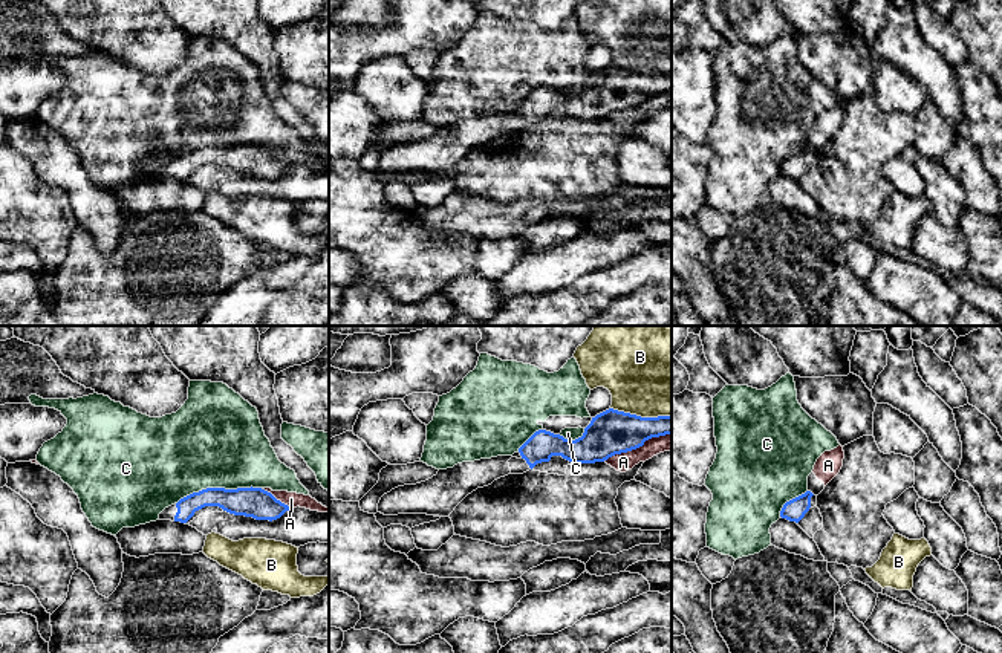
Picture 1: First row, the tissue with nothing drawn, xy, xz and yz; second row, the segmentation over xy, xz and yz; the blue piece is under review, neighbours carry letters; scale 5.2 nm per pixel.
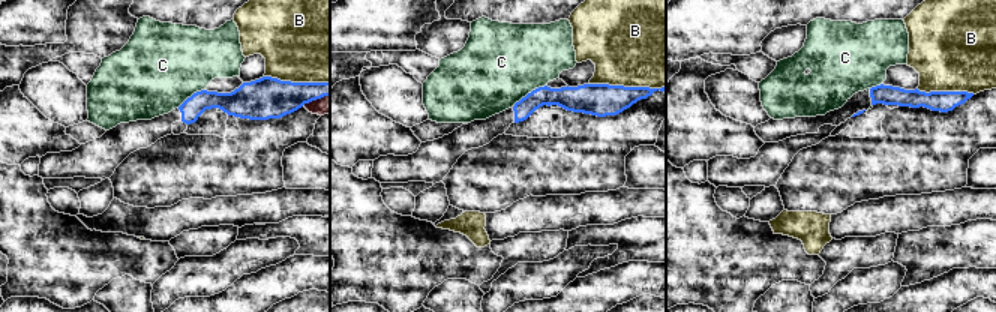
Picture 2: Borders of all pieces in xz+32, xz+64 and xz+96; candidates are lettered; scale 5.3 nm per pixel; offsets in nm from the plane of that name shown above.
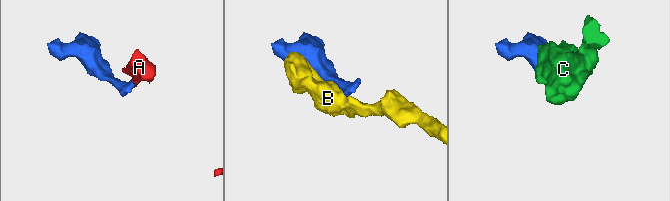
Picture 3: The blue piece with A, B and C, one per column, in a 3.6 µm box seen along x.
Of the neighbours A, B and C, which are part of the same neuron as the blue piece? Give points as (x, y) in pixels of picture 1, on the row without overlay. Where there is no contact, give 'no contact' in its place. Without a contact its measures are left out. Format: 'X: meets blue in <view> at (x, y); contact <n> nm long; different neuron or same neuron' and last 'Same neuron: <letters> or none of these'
A: meets blue in xz at (638, 104); contact 380 nm long; different neuron
B: meets blue in xz at (640, 74); contact 320 nm long; different neuron
C: meets blue in xy at (217, 146); contact 460 nm long; different neuron
Same neuron: none of these

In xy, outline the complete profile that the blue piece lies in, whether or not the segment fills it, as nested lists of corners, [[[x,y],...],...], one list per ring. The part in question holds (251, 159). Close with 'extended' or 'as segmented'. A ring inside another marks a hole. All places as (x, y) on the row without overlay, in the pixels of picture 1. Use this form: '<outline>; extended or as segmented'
[[[207,145],[199,150],[193,150],[177,161],[165,165],[159,171],[159,177],[174,177],[187,180],[196,168],[205,164],[219,164],[223,168],[234,173],[252,174],[255,177],[277,177],[291,164],[277,158],[271,150],[262,145]]]; extended

